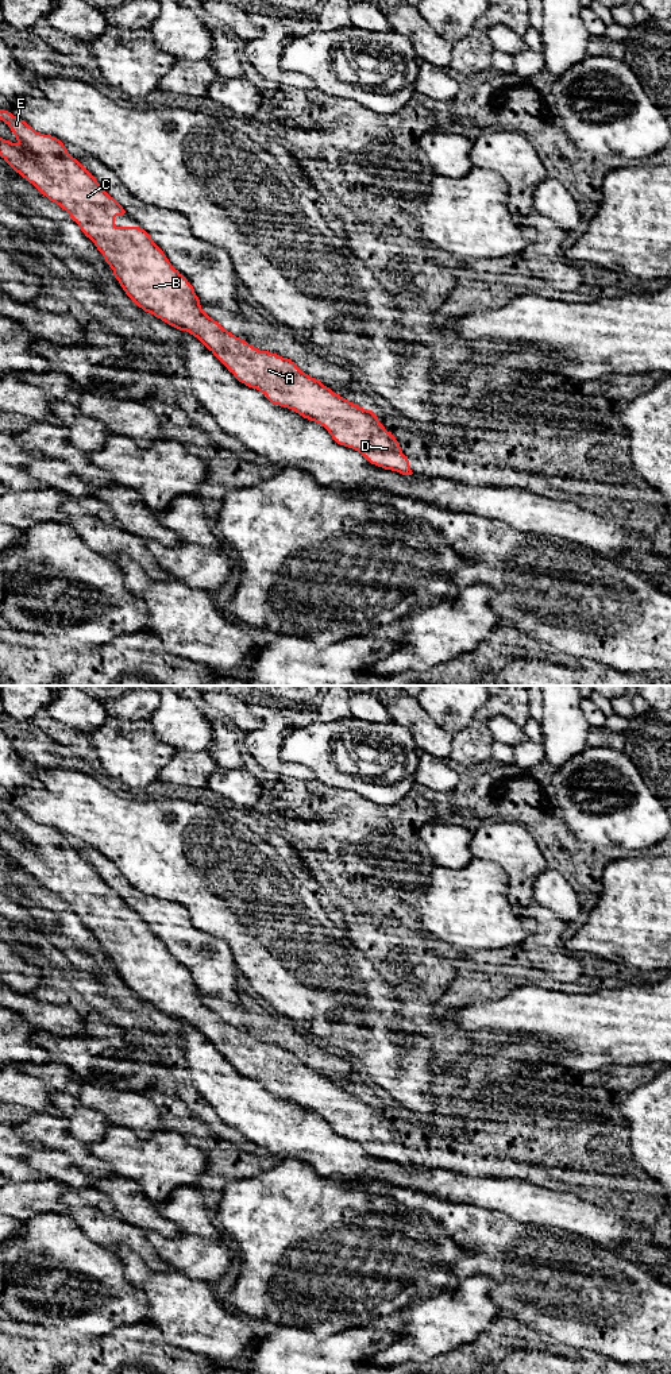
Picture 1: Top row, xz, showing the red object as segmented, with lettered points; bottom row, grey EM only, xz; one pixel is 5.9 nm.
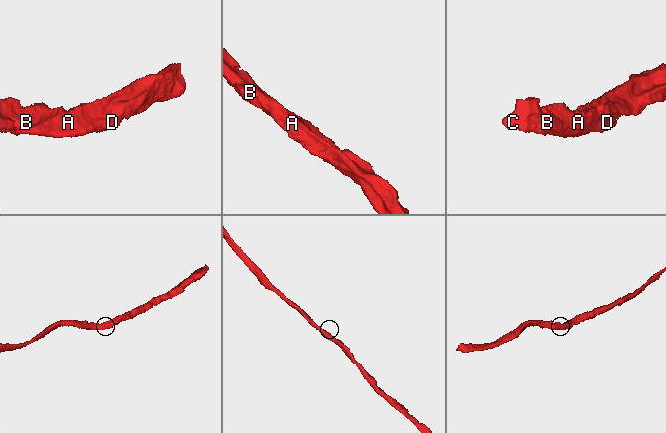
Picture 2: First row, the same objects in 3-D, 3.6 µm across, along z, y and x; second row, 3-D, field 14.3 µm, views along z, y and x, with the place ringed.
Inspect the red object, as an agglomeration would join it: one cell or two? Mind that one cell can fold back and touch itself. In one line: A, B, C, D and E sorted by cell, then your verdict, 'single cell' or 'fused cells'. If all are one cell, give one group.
groups A B C D E; single cell

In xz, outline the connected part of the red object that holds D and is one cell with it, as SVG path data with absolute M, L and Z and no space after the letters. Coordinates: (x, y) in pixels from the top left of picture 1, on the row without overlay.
M0 800L0 811L11 819L18 831L12 834L0 829L0 848L43 887L70 906L72 911L78 915L85 927L103 945L126 985L139 999L197 1028L239 1073L259 1081L271 1095L292 1100L304 1109L320 1115L338 1135L358 1142L371 1155L385 1161L397 1162L402 1166L413 1165L400 1134L392 1123L385 1120L374 1103L333 1084L319 1070L301 1062L290 1050L252 1038L209 1008L201 1000L193 977L171 957L163 942L143 919L115 916L115 908L123 907L126 902L68 844L59 830L36 823L24 811L4 800Z

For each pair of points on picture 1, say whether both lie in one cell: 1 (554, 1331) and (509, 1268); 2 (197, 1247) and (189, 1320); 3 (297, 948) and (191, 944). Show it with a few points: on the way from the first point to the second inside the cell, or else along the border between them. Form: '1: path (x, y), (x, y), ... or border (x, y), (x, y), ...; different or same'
1: path (538, 1317), (509, 1290), (509, 1284); same
2: border (170, 1269), (204, 1280), (208, 1284); different
3: border (199, 930), (219, 937), (227, 945), (238, 968); different

